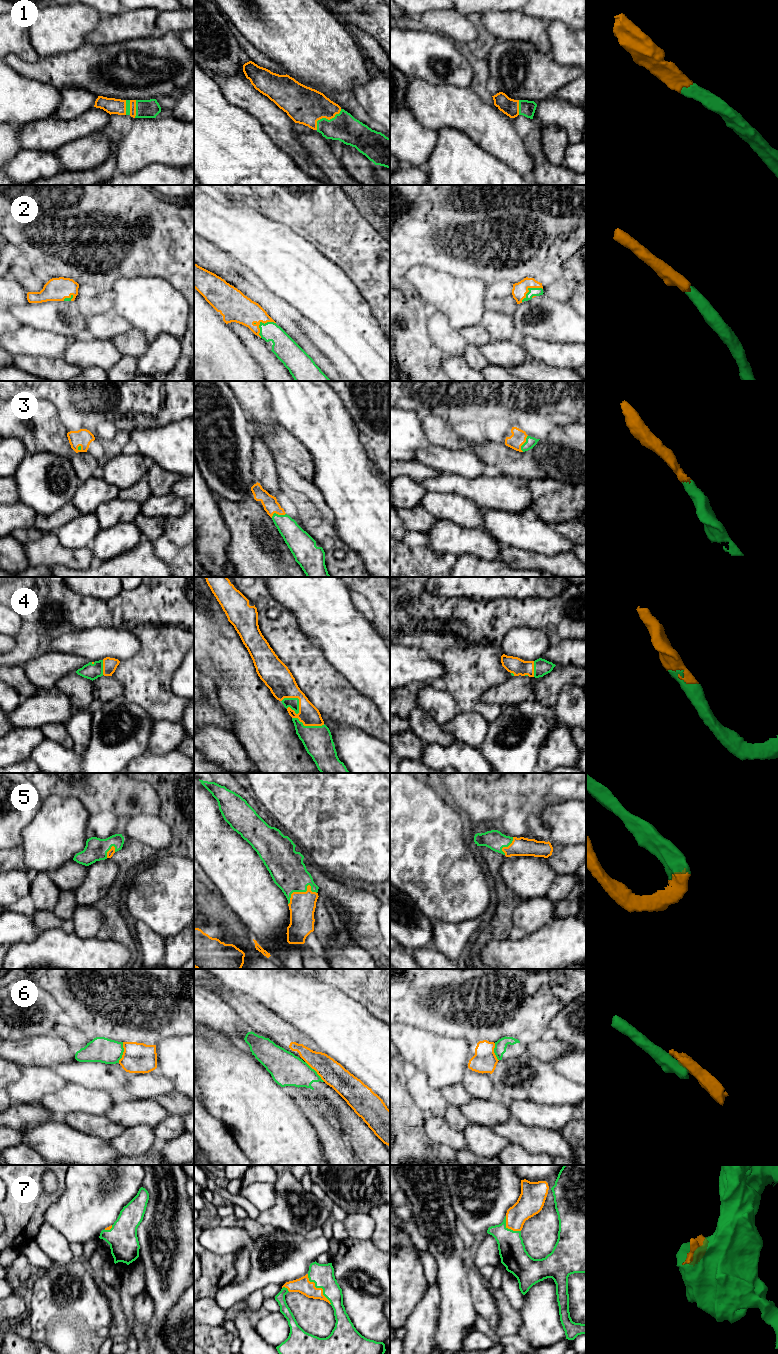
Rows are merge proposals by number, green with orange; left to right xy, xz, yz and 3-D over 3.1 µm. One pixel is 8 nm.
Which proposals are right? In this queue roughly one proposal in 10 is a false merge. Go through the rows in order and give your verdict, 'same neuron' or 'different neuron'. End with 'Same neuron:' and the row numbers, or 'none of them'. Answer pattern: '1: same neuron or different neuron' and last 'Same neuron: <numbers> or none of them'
1: same neuron
2: same neuron
3: same neuron
4: same neuron
5: same neuron
6: different neuron
7: same neuron
Same neuron: 1, 2, 3, 4, 5, 7

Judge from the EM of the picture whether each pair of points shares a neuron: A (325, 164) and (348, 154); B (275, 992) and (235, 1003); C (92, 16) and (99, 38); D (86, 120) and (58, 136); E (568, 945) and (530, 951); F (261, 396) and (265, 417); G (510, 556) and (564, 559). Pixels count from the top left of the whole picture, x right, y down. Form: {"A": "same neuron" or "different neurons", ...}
{"A": "different neurons", "B": "different neurons", "C": "different neurons", "D": "same neuron", "E": "same neuron", "F": "same neuron", "G": "same neuron"}

